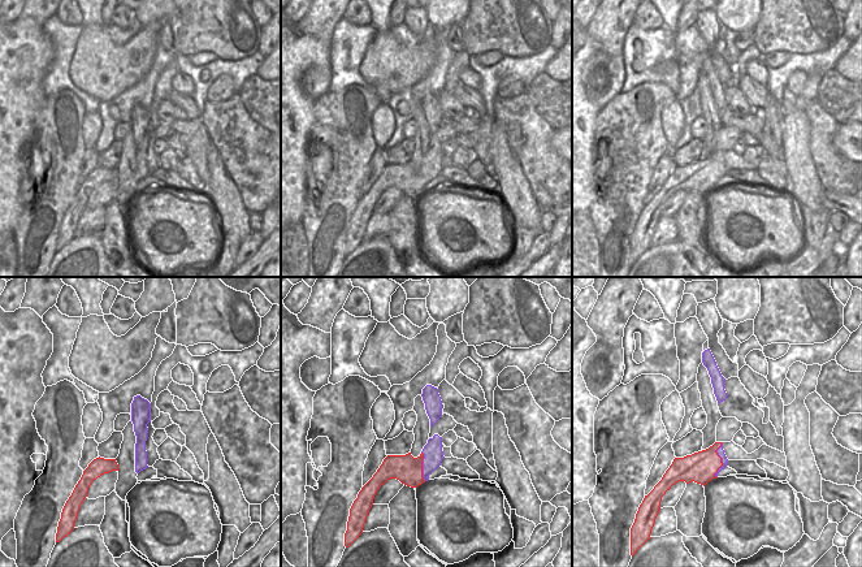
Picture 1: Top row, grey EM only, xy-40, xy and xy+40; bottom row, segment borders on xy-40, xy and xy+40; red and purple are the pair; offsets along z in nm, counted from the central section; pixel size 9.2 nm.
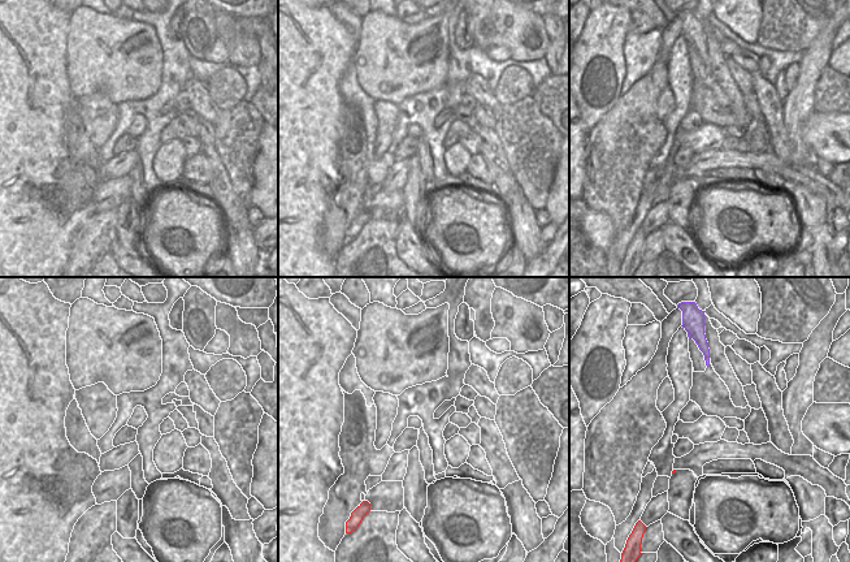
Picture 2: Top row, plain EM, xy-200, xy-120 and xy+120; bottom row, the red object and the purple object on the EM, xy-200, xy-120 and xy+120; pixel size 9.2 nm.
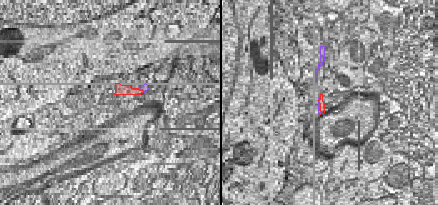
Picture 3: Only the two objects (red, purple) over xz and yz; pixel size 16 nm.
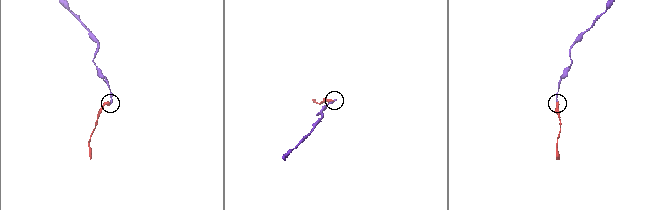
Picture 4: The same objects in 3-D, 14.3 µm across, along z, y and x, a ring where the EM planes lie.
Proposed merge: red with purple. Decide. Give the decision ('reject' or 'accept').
reject

